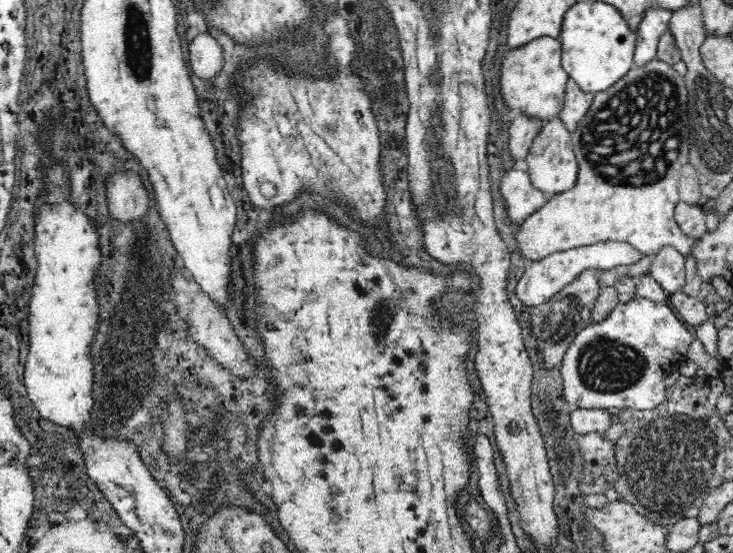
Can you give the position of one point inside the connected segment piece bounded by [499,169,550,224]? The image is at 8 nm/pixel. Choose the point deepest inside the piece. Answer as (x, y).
(522, 199)

